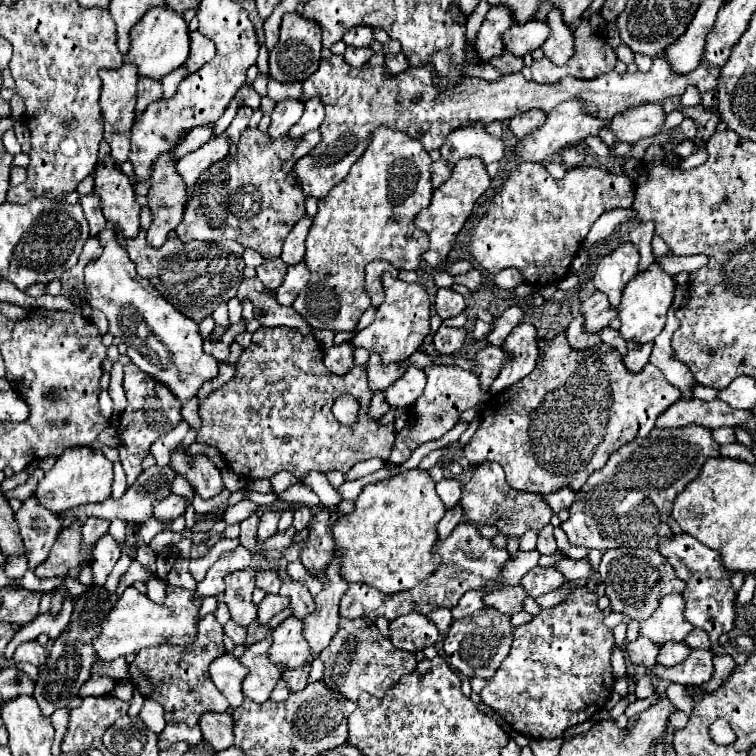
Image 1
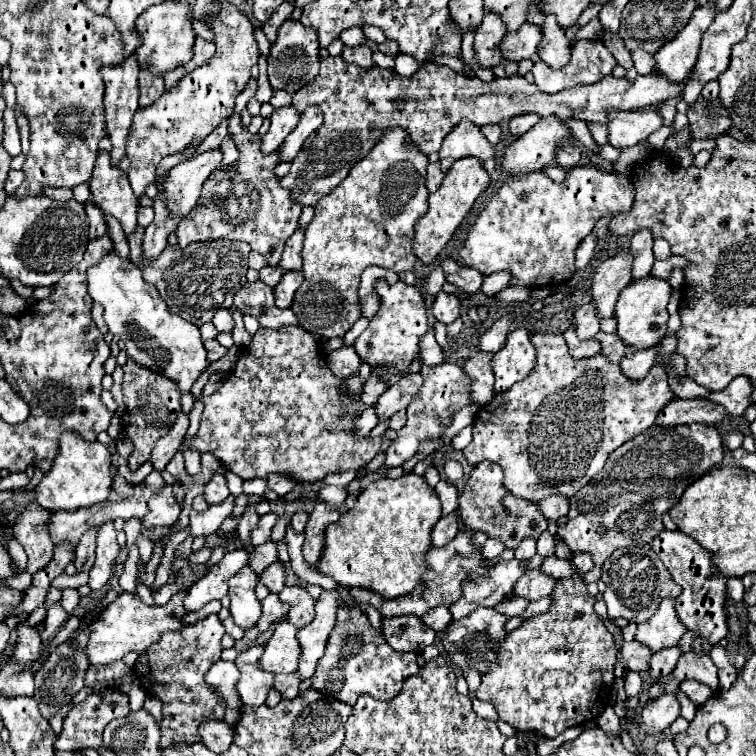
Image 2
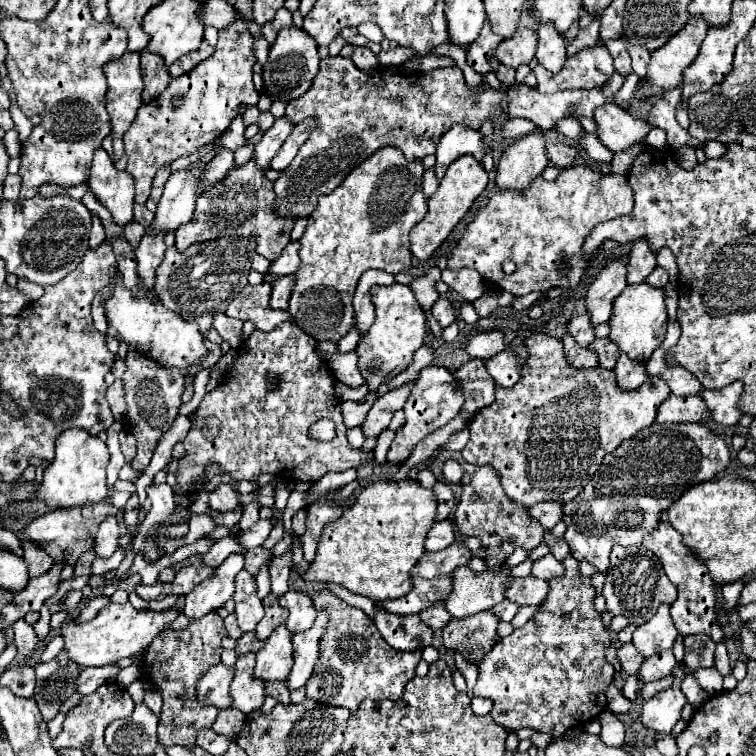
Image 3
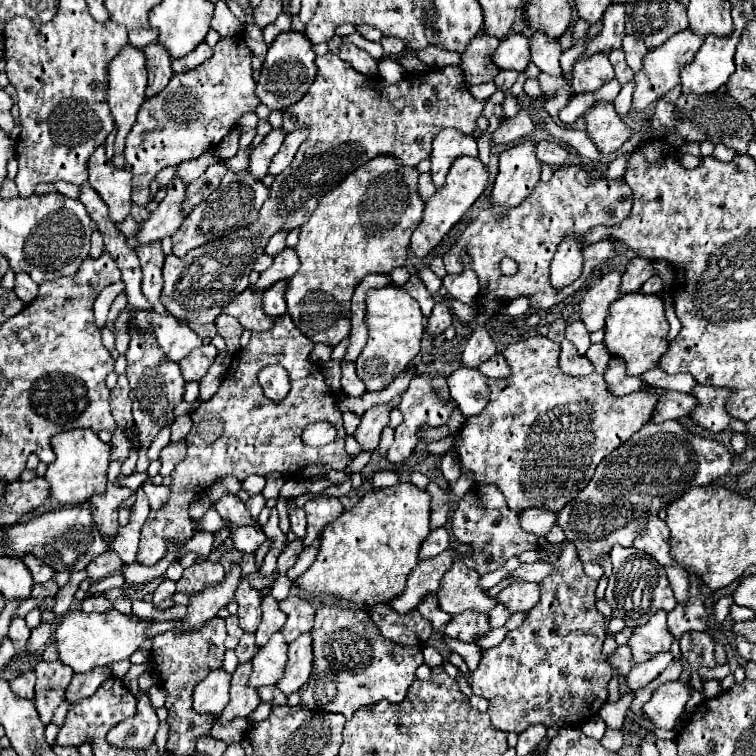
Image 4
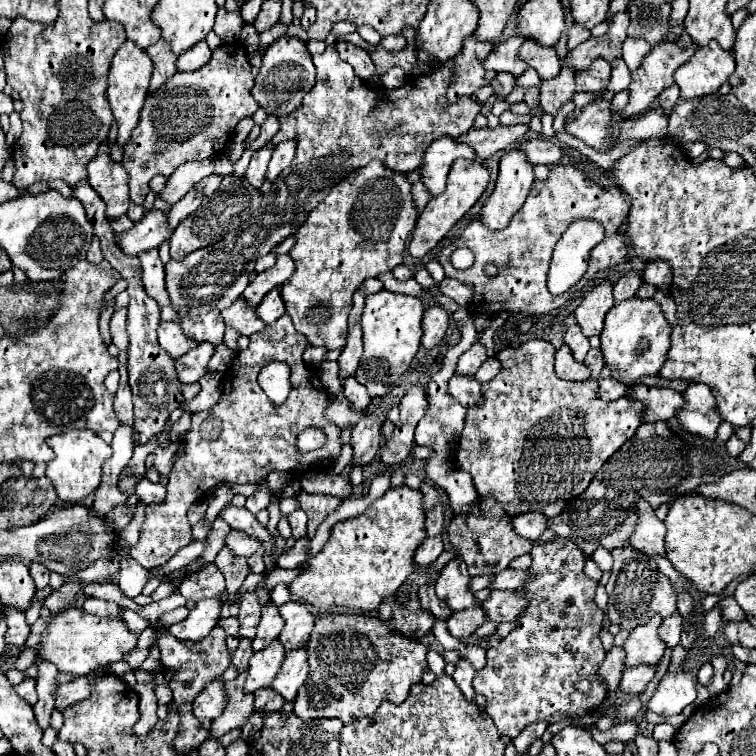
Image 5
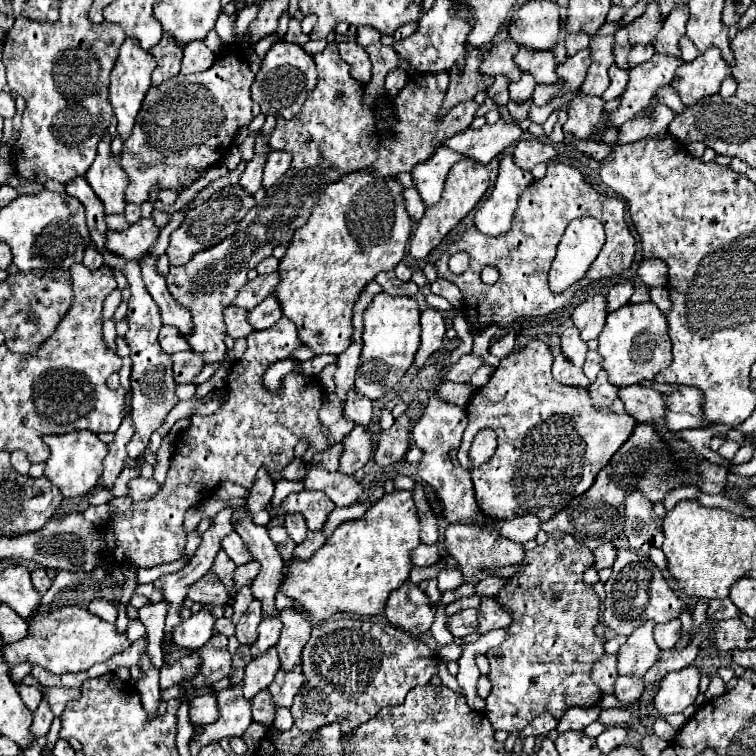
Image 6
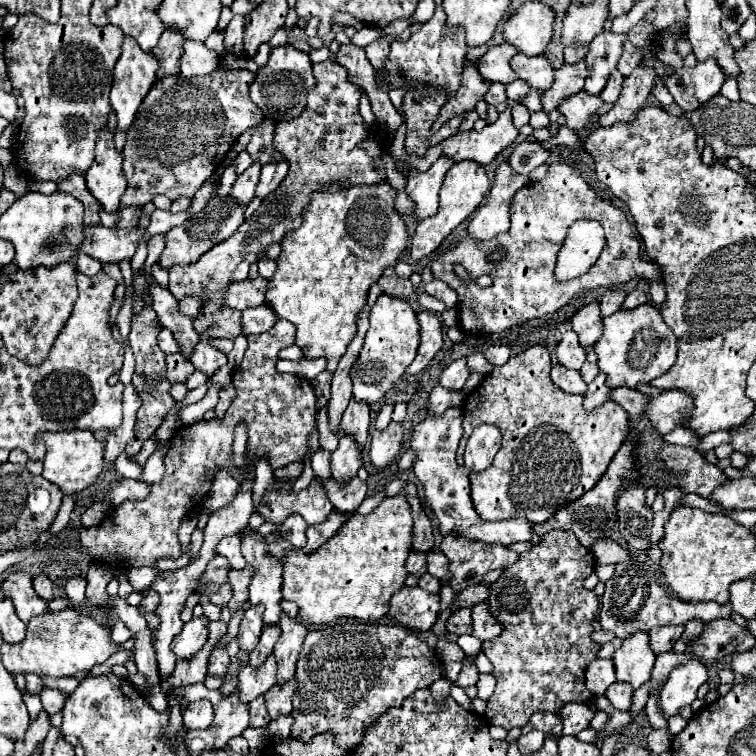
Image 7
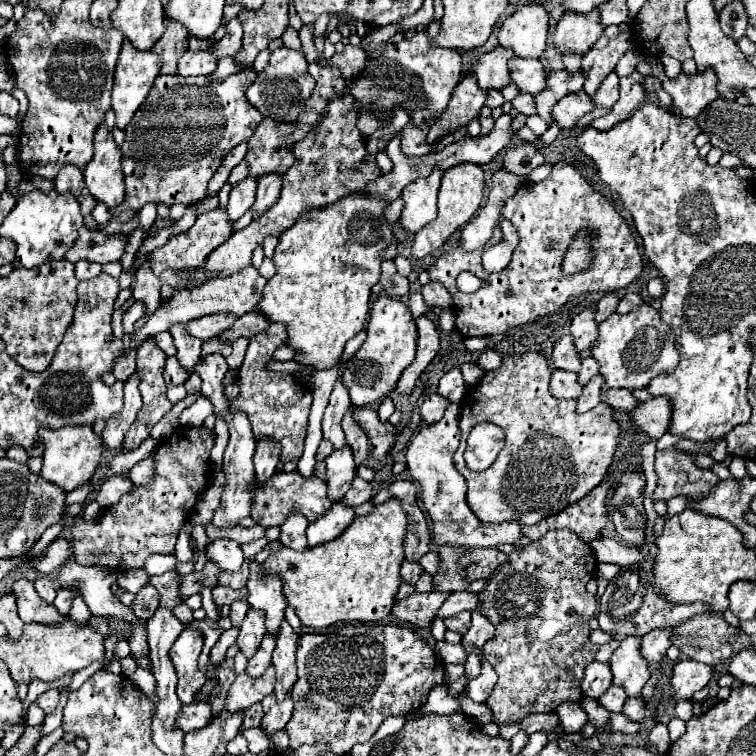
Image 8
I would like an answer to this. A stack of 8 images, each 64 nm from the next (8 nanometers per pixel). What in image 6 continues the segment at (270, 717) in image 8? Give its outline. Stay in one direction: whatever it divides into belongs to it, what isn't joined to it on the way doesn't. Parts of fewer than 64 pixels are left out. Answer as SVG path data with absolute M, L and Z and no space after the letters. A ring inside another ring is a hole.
M300 664L292 672L278 672L274 682L268 688L274 706L276 708L282 708L282 706L290 708L300 684L302 684L302 680L304 680L304 674L300 672Z

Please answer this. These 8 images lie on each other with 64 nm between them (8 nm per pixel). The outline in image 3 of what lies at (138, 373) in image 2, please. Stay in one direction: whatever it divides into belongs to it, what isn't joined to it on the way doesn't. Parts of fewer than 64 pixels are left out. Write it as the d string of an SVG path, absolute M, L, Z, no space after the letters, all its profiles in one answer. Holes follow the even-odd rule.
M130 348L126 356L126 372L122 376L126 384L126 402L128 402L128 428L138 440L138 454L132 462L132 468L136 472L142 472L152 458L154 444L168 432L170 424L178 416L178 408L182 404L182 392L186 378L176 368L164 368L150 360L140 350Z

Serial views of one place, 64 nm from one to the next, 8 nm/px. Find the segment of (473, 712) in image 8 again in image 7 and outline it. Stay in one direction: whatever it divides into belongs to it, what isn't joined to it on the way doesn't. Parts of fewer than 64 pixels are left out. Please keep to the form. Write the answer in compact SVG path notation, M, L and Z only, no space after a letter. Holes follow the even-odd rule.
M452 686L452 692L450 692L450 696L464 708L464 710L468 710L468 712L474 712L474 708L472 708L472 702L470 702L470 698L466 696L466 692L460 688L460 686Z

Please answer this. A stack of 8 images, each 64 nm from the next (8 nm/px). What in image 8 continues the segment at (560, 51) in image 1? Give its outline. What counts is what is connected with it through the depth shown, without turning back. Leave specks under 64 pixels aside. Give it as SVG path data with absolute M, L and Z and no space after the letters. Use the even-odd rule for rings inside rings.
M510 58L508 70L510 70L512 82L518 86L520 92L528 92L528 94L536 96L538 92L544 90L546 72L544 72L544 66L540 64L540 60Z

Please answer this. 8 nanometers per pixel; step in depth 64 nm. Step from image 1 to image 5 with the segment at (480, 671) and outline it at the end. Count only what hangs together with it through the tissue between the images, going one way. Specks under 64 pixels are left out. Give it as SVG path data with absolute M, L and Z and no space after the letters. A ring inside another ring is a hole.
M480 606L466 608L464 612L452 612L448 618L448 630L454 638L470 638L484 622L484 610Z

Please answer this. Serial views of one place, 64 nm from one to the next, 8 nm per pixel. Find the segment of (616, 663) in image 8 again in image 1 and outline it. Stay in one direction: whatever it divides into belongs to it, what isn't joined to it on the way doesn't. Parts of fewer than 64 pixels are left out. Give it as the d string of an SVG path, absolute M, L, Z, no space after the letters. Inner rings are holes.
M680 594L664 596L658 610L648 620L640 622L640 636L652 640L658 646L666 642L682 642L692 630L692 626L684 620L682 612L684 604Z

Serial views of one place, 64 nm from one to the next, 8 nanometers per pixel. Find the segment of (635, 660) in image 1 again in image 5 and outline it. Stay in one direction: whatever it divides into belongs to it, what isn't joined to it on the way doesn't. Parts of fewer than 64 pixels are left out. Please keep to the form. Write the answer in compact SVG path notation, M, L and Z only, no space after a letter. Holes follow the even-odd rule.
M612 648L606 654L604 662L598 666L596 674L608 684L608 692L616 692L622 670L624 670L624 650L622 648Z

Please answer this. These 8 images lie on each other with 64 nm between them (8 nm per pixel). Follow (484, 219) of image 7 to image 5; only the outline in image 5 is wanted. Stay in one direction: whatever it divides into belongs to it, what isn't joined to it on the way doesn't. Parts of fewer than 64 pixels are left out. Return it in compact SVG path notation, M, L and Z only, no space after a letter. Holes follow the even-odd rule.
M508 150L500 158L496 188L480 210L480 222L496 232L510 224L512 216L522 208L534 182L534 166L528 164L524 152Z

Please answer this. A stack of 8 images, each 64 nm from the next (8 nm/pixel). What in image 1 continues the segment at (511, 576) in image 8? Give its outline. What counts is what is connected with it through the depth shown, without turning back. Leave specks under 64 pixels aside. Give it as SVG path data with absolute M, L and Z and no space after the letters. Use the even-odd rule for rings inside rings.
M580 586L564 602L550 610L542 610L528 624L514 630L510 654L480 692L482 702L492 706L512 726L512 730L524 736L552 740L562 736L568 728L582 724L604 710L602 706L614 686L614 674L610 666L614 636L612 630L604 626L604 614L598 610L596 602L598 596L586 586Z

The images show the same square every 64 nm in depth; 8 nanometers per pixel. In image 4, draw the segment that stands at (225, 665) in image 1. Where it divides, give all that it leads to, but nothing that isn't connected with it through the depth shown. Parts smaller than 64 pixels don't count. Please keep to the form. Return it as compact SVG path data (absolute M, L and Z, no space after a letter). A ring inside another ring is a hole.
M224 670L218 672L210 672L198 686L194 692L194 710L198 714L212 714L212 716L220 716L220 712L226 708L228 704L228 684L230 684L230 674L226 674Z

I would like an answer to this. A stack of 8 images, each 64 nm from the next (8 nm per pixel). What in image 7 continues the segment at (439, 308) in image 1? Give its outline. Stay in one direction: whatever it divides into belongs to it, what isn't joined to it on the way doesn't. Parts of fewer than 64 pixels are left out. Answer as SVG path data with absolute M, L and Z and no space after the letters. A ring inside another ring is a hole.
M418 312L418 324L420 324L420 346L418 346L418 354L414 358L414 362L406 368L404 378L406 376L414 376L420 370L424 370L428 366L428 362L434 358L434 354L442 348L442 322L436 314L430 312Z

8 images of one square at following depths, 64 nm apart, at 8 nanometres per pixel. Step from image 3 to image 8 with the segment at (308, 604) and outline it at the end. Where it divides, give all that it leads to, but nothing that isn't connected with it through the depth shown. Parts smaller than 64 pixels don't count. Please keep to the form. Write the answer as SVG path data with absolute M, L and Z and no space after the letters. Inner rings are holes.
M284 620L278 640L276 640L276 650L272 654L272 666L276 670L274 696L276 696L278 704L284 702L284 698L292 690L294 682L298 680L298 676L296 676L296 648L298 648L298 636Z

